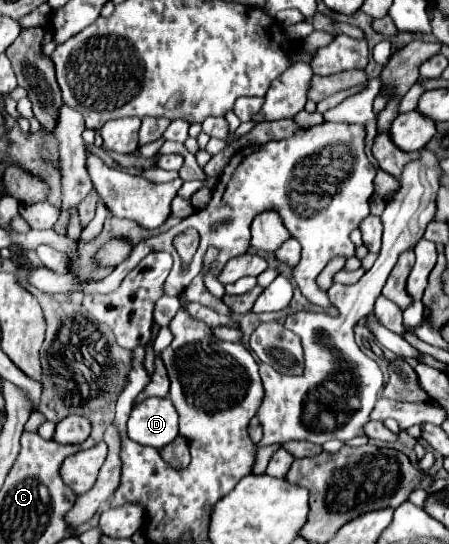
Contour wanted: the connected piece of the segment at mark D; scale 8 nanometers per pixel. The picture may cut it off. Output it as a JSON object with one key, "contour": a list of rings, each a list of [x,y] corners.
{"contour":[[[149,397],[133,407],[127,421],[127,435],[139,445],[163,449],[177,435],[177,411],[169,399]]]}

